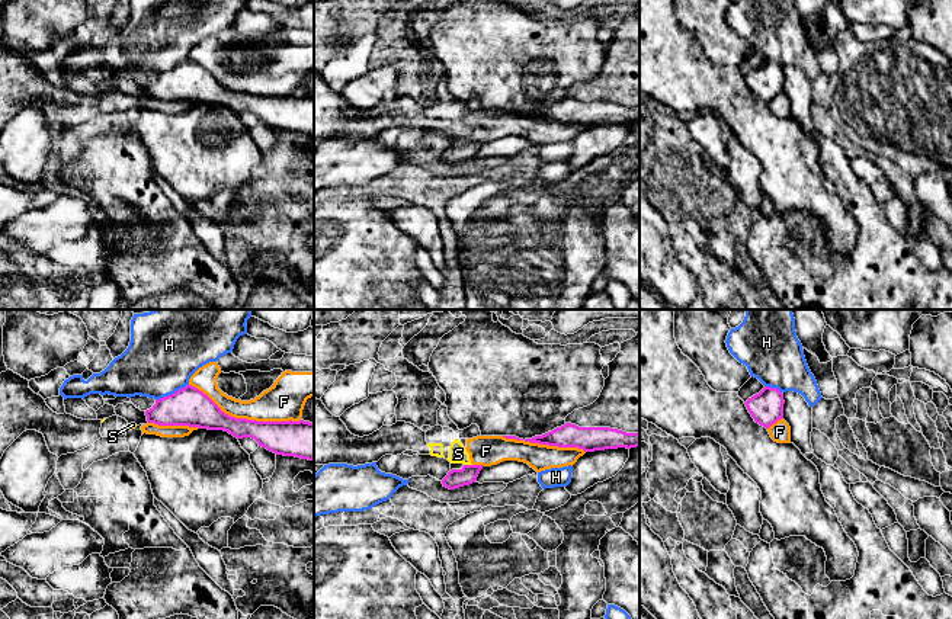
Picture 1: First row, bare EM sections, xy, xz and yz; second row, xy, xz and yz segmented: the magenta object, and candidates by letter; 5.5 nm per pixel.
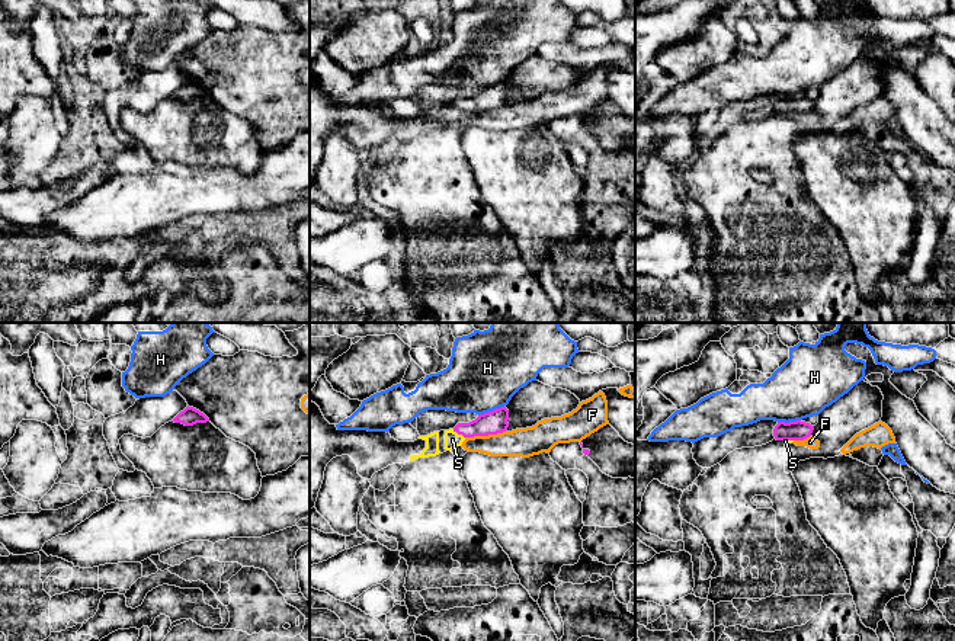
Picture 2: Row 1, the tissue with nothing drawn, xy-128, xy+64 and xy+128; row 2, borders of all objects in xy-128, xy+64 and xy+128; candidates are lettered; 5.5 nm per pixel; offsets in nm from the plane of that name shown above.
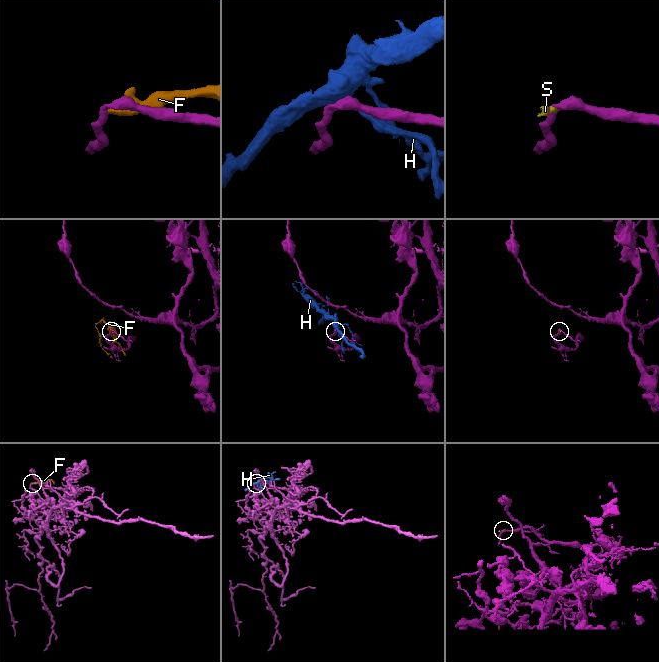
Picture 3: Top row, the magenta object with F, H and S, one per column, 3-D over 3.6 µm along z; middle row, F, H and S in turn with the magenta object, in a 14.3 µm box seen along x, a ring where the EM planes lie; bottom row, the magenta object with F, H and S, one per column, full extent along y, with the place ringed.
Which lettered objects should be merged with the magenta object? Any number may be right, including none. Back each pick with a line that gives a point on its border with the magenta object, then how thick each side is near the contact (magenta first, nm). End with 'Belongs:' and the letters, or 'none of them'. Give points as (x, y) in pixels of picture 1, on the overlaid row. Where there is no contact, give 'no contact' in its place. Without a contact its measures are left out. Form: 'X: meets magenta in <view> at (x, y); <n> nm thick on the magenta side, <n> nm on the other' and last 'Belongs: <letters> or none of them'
Belongs: none of them

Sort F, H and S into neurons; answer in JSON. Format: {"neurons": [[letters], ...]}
{"neurons": [["F", "S"], ["H"]]}

